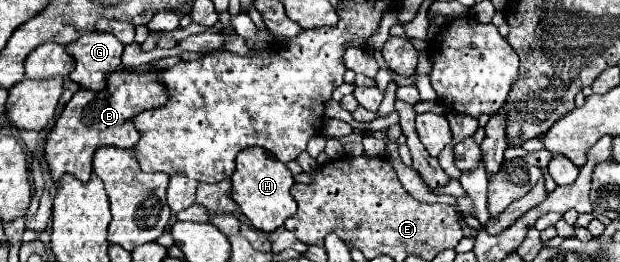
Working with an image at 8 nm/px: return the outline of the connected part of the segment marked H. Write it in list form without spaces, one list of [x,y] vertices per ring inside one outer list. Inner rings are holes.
[[[248,148],[242,150],[236,158],[236,172],[232,176],[232,198],[242,208],[242,214],[252,222],[254,228],[264,232],[274,232],[280,228],[290,216],[296,214],[298,204],[290,194],[290,188],[294,184],[292,172],[286,168],[284,162],[272,158],[264,148]]]

